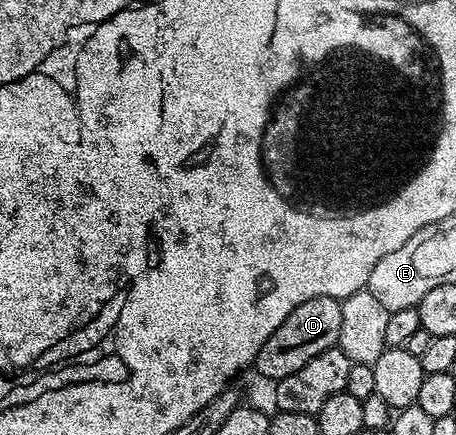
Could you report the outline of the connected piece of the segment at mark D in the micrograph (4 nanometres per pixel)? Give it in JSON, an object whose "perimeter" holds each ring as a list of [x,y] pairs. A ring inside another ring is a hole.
{"perimeter":[[[307,298],[307,302],[299,302],[287,318],[263,342],[255,361],[255,372],[259,375],[266,375],[275,381],[287,378],[287,374],[295,374],[306,362],[311,362],[315,354],[323,354],[323,350],[338,347],[340,331],[342,329],[342,301],[335,298]]]}

